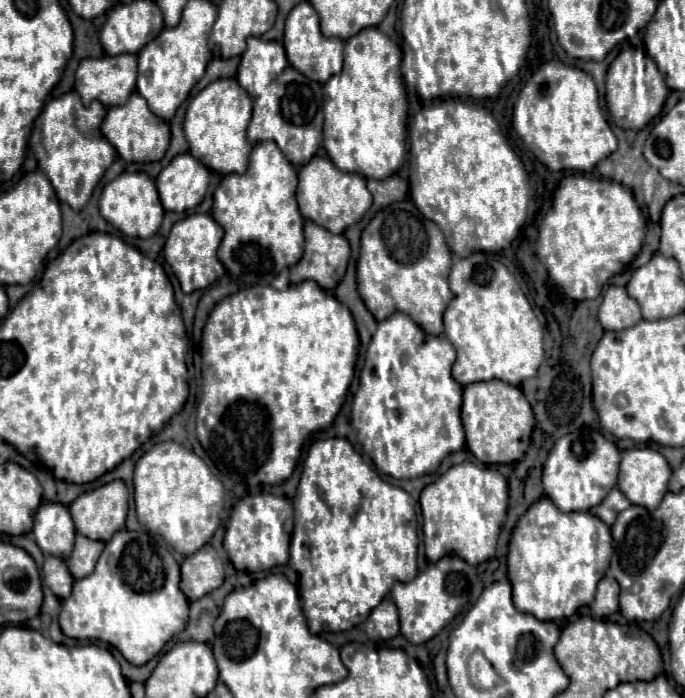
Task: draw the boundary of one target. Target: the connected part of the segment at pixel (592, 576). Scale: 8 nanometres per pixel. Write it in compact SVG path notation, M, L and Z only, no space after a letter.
M539 498L517 522L507 556L507 576L513 586L513 604L517 610L533 614L537 620L571 618L581 606L589 606L595 598L597 582L605 576L611 560L611 530L591 512L561 512L549 498Z

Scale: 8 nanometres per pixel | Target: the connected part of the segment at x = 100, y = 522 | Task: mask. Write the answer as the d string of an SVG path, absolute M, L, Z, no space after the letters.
M113 480L97 490L81 494L71 506L75 528L79 534L109 542L109 538L125 528L129 510L129 492L121 480Z

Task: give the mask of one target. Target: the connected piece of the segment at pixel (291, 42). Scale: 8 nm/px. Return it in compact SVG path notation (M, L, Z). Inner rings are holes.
M309 2L297 4L285 22L285 52L289 64L305 74L309 80L325 84L331 76L341 72L343 66L343 40L339 38L325 38L319 30L319 16Z

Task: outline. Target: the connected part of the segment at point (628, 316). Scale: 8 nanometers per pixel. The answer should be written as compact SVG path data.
M609 286L599 306L599 322L605 330L621 332L641 322L641 310L623 286Z

